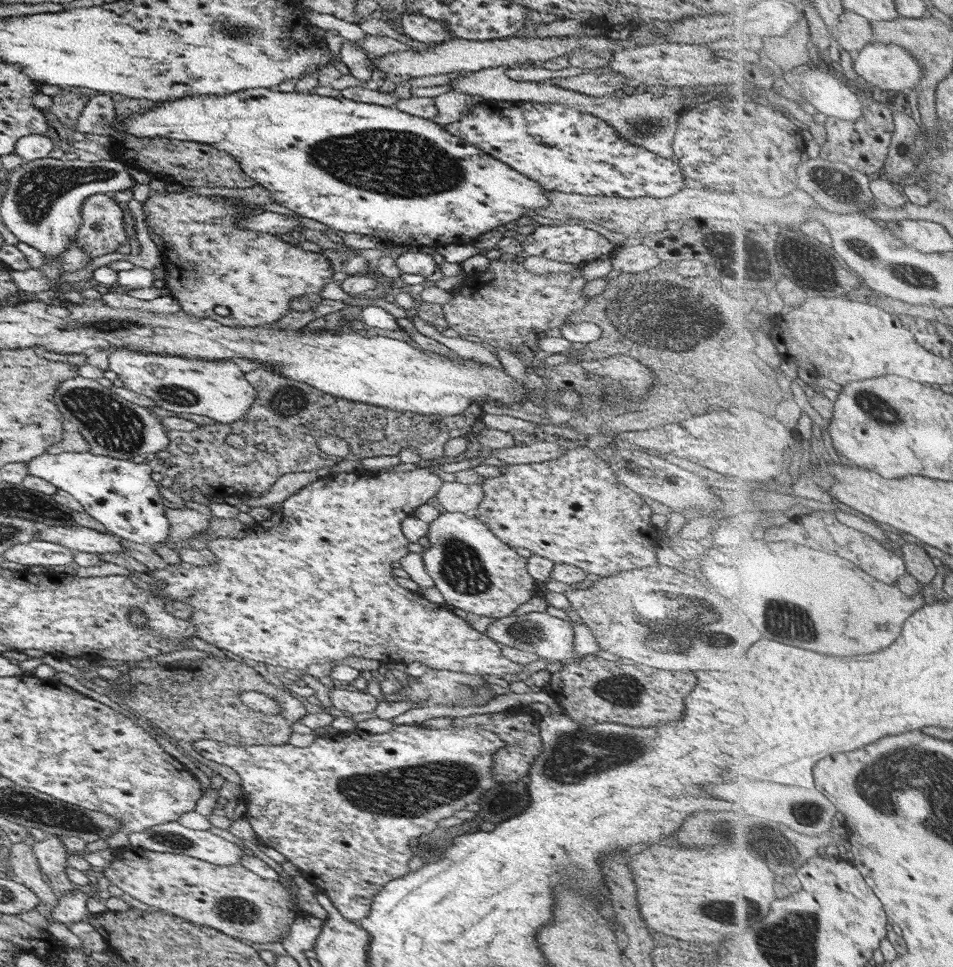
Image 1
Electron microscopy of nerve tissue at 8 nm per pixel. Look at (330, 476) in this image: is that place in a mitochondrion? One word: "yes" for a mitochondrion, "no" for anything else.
no

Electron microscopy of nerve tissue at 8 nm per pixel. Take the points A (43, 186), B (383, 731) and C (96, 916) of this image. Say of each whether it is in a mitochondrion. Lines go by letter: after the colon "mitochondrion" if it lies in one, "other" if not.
A: mitochondrion
B: other
C: other

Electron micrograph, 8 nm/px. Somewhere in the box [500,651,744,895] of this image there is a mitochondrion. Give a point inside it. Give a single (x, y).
(576, 757)

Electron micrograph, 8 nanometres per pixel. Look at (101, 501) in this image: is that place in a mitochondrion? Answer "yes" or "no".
no

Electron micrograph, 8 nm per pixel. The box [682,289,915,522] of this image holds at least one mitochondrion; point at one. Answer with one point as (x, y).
(875, 406)

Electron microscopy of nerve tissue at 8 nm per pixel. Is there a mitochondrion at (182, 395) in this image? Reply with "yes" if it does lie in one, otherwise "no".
yes

